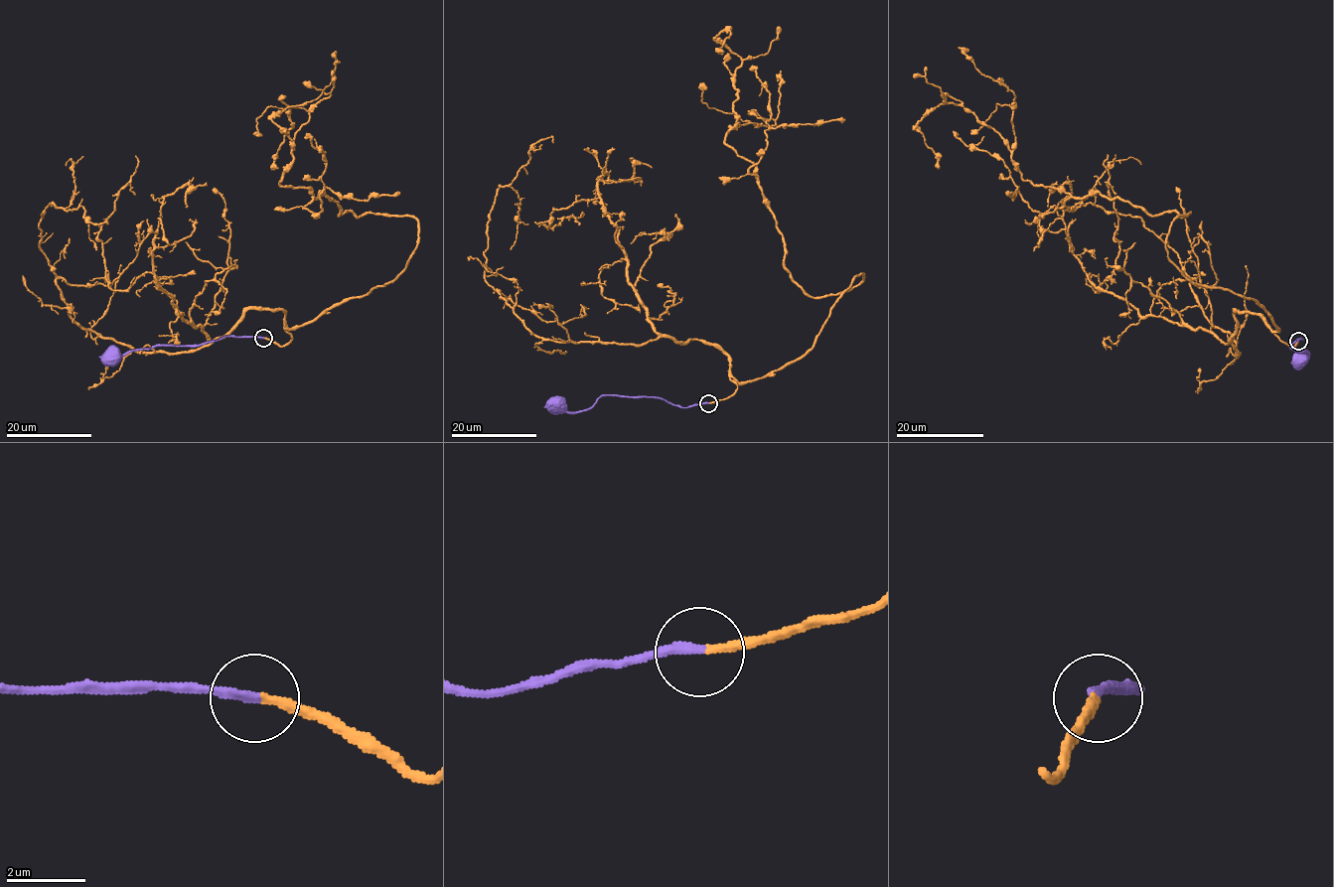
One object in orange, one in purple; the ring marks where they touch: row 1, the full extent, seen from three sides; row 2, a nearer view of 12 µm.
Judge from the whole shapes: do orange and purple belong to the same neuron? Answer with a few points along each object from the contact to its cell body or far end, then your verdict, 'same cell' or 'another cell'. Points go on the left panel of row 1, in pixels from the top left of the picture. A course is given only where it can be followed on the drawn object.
orange via (263, 338), (417, 243), (410, 216), (280, 184), (296, 105), (278, 169) | purple via (263, 338), (223, 336), (197, 346), (157, 346), (113, 354) | same cell

